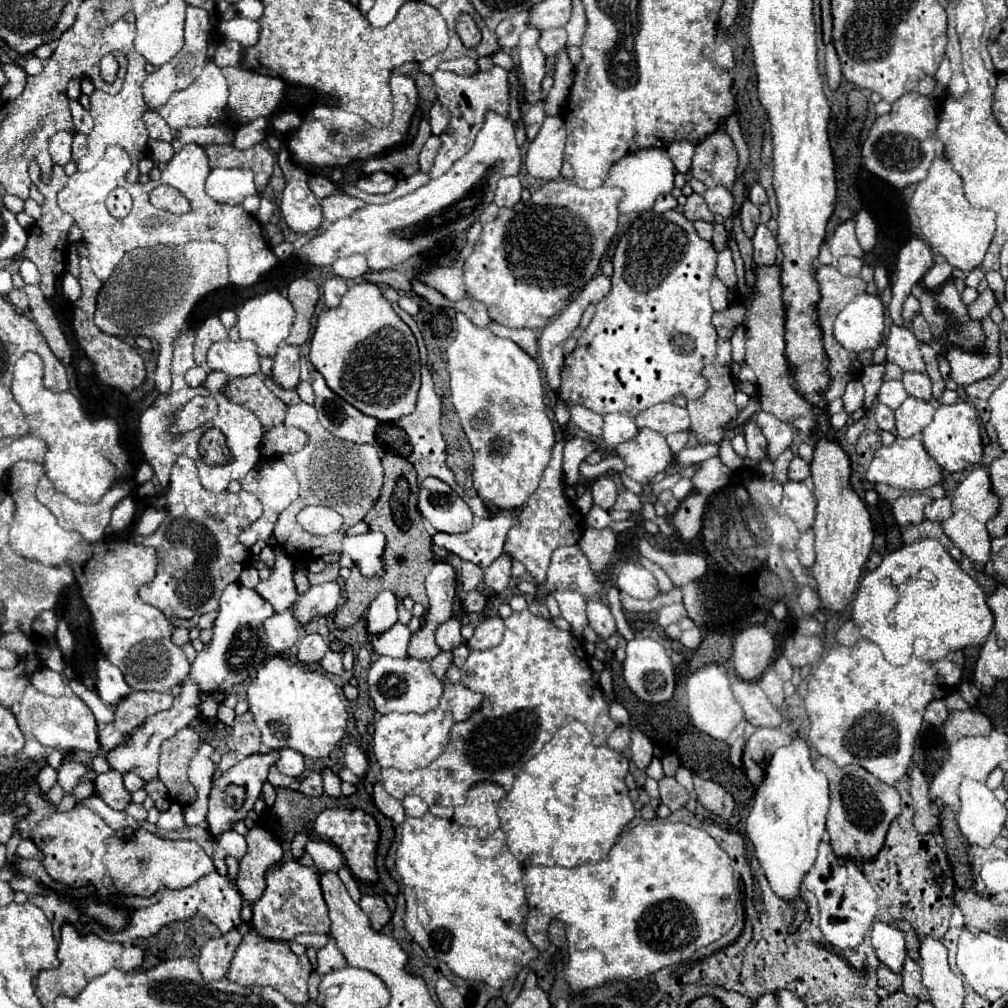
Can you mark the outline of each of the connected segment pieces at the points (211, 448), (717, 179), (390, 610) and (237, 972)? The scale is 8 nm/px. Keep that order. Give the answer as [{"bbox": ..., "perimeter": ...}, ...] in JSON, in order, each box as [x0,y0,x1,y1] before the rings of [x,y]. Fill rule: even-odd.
[{"bbox":[200,428,230,466],"perimeter":[[[216,428],[208,430],[202,436],[202,440],[200,440],[200,454],[202,454],[204,462],[210,464],[210,466],[228,462],[230,454],[228,454],[228,446],[226,446],[224,434],[220,430],[216,430]]]},{"bbox":[692,130,738,188],"perimeter":[[[716,130],[698,142],[692,158],[692,176],[704,182],[708,188],[724,186],[732,188],[736,180],[738,154],[726,130]]]},{"bbox":[366,590,398,634],"perimeter":[[[384,590],[376,596],[376,600],[370,604],[368,616],[366,616],[370,634],[384,634],[398,622],[396,604],[398,604],[396,596],[388,590]]]},{"bbox":[226,932,312,1004],"perimeter":[[[248,932],[242,936],[240,946],[234,952],[226,978],[230,982],[242,984],[242,986],[270,986],[270,988],[282,992],[290,1002],[306,1004],[310,1000],[308,988],[306,988],[310,972],[312,972],[312,966],[306,960],[306,956],[296,956],[286,942],[266,940],[254,932]]]}]

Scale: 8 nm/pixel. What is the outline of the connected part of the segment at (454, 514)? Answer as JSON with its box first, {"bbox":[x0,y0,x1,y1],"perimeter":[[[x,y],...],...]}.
{"bbox":[418,478,472,534],"perimeter":[[[426,478],[420,484],[418,510],[438,532],[460,534],[472,528],[472,510],[468,504],[438,478]]]}

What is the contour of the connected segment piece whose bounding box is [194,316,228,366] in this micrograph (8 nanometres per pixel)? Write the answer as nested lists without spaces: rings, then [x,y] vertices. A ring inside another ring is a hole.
[[[210,316],[199,324],[194,344],[194,360],[198,366],[206,366],[208,348],[220,340],[228,340],[228,330],[222,326],[218,316]]]

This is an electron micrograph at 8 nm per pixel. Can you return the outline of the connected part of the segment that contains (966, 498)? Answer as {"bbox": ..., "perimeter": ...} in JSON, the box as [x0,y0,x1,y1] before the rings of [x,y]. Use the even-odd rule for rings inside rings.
{"bbox":[940,466,1000,568],"perimeter":[[[976,466],[974,470],[970,470],[970,474],[954,490],[952,516],[940,524],[942,530],[946,532],[946,536],[954,542],[954,546],[962,554],[966,554],[974,562],[976,568],[984,568],[988,558],[990,558],[990,536],[986,530],[986,522],[996,516],[998,508],[1000,508],[1000,500],[990,490],[988,470],[984,466]]]}

